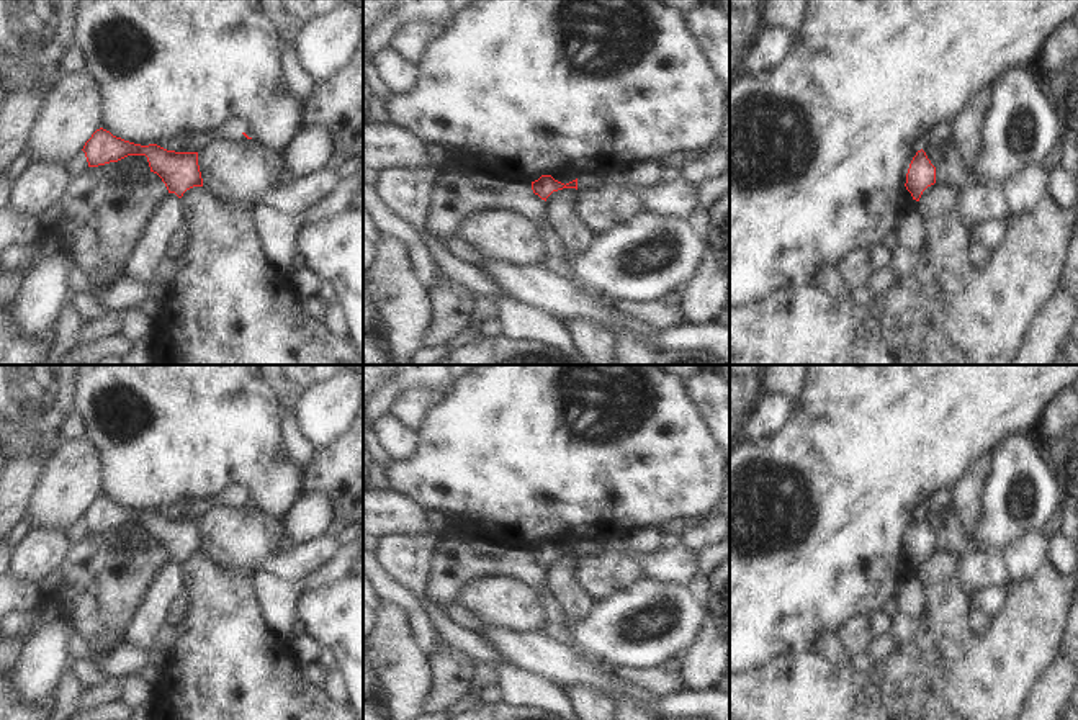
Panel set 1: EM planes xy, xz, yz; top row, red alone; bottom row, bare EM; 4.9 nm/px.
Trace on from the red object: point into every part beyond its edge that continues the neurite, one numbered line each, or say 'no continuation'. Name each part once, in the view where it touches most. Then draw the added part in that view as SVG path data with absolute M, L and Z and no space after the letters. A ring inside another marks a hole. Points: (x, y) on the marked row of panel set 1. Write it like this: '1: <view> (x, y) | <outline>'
no continuation

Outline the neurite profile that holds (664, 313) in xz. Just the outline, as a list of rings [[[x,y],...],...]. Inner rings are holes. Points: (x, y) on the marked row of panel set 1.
[[[669,293],[653,303],[625,303],[617,301],[617,309],[631,314],[635,319],[645,321],[658,331],[671,329],[684,322],[680,295]]]

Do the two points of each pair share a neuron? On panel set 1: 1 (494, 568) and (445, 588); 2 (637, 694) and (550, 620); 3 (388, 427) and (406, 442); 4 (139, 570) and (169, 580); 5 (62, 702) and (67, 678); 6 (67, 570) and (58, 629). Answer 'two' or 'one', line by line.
1: one
2: two
3: one
4: two
5: one
6: two

